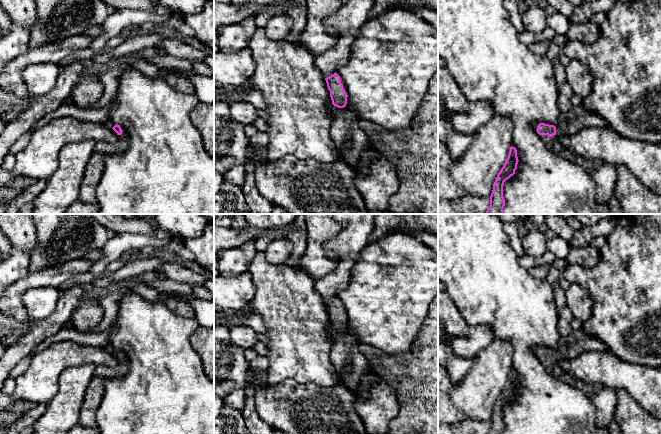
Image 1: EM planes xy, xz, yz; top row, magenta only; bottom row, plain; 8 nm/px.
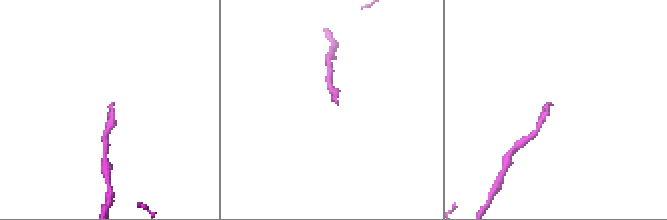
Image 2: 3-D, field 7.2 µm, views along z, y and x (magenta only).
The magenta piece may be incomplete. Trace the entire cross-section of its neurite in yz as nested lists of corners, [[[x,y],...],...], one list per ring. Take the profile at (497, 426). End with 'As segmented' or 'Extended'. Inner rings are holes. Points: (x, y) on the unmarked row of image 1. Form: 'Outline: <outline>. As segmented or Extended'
Outline: [[[511,370],[508,381],[493,408],[493,414],[490,420],[490,429],[487,434],[503,434],[505,430],[503,409],[507,403],[515,398],[518,385],[517,374],[515,371]]]. As segmented

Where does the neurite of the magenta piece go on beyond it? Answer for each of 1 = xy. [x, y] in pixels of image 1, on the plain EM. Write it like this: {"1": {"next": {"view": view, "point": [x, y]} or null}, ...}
{"1": {"next": {"view": "xy", "point": [109, 347]}}}

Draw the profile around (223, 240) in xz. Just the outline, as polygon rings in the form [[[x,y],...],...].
[[[250,224],[243,229],[234,227],[214,227],[214,255],[221,250],[231,249],[248,241],[256,241],[266,229],[259,229]]]

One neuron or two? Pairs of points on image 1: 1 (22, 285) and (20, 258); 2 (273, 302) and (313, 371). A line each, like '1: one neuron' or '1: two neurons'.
1: two neurons
2: one neuron

